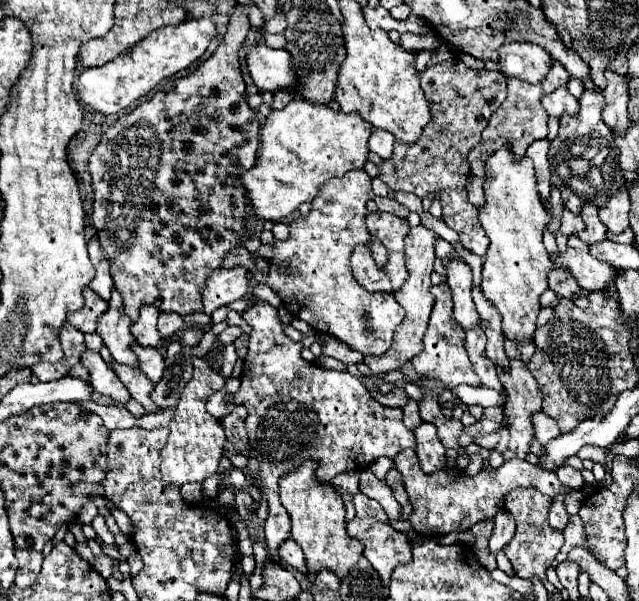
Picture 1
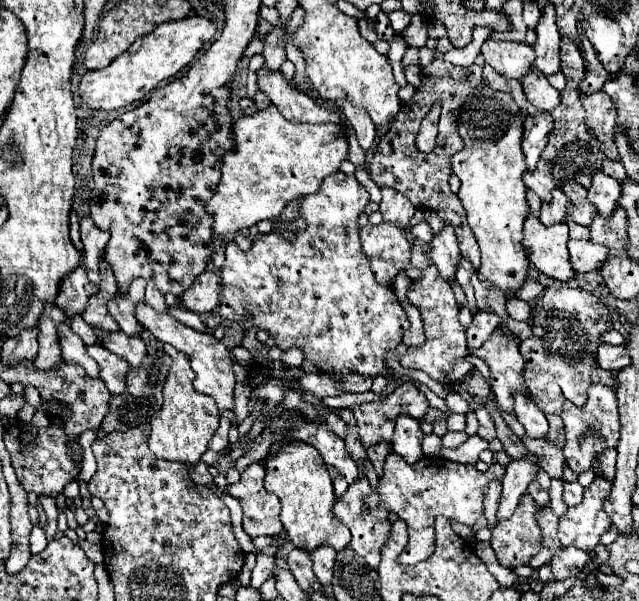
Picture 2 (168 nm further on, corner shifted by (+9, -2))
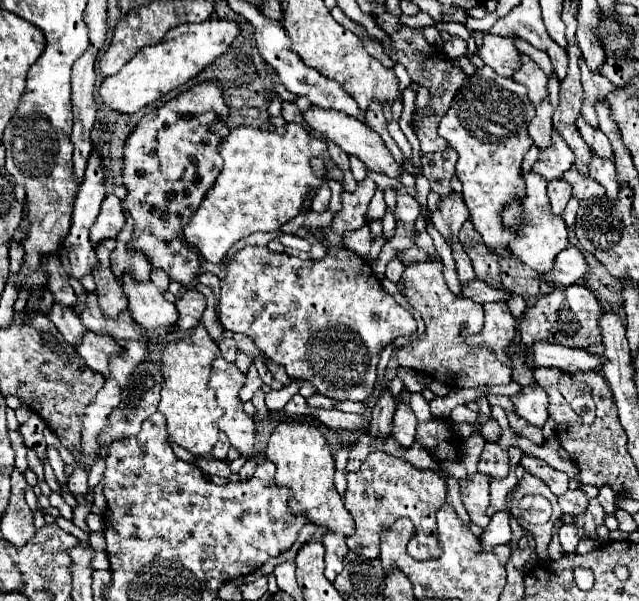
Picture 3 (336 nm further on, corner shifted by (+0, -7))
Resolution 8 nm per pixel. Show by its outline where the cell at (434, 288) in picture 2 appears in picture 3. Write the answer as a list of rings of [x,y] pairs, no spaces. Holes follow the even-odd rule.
[[[441,261],[409,265],[403,273],[403,281],[397,287],[407,297],[409,305],[425,315],[427,327],[423,337],[407,343],[397,351],[397,361],[401,367],[429,373],[431,377],[455,383],[457,387],[475,387],[479,383],[505,385],[511,381],[511,369],[503,365],[495,357],[495,353],[491,353],[489,349],[473,349],[465,343],[469,335],[475,335],[483,329],[483,307],[479,303],[473,303],[471,299],[457,297],[449,291],[443,279]]]

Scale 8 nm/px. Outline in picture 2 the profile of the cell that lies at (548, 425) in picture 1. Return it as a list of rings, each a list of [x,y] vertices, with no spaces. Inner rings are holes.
[[[514,396],[514,414],[526,428],[530,438],[544,438],[548,432],[548,420],[542,410],[528,396]]]

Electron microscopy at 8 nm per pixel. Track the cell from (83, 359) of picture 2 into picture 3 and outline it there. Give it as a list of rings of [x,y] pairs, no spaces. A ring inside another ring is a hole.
[[[53,305],[51,311],[49,311],[49,319],[55,323],[55,327],[65,337],[65,341],[71,347],[77,349],[79,347],[79,341],[87,333],[87,329],[81,323],[81,319],[75,315],[75,311],[73,309],[63,309],[63,305]]]

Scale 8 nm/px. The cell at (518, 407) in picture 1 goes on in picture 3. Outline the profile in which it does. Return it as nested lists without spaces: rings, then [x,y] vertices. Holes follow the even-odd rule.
[[[505,301],[485,303],[483,309],[485,309],[483,331],[477,333],[475,337],[471,337],[467,343],[475,345],[475,347],[487,345],[501,363],[509,363],[509,367],[511,367],[513,363],[511,363],[511,357],[507,355],[507,349],[515,341],[517,319],[511,315]]]

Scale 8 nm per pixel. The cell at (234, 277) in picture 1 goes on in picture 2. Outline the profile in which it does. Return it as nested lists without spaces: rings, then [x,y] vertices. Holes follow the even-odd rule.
[[[206,270],[200,276],[196,276],[194,284],[182,294],[180,302],[186,310],[196,312],[196,314],[212,312],[220,302],[220,278],[218,278],[218,274]]]

